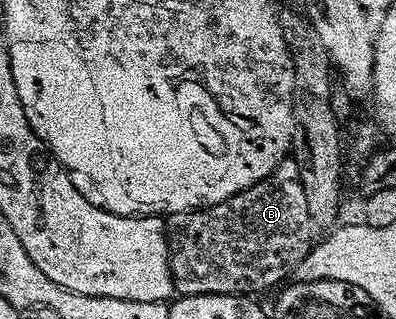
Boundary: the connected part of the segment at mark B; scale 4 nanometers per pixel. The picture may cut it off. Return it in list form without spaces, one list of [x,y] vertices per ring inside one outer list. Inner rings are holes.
[[[294,159],[282,161],[271,176],[225,203],[166,218],[165,228],[171,252],[171,274],[175,276],[175,291],[180,298],[211,295],[245,297],[267,293],[270,289],[278,290],[295,269],[301,267],[305,255],[309,255],[313,248],[313,222],[303,179]]]

